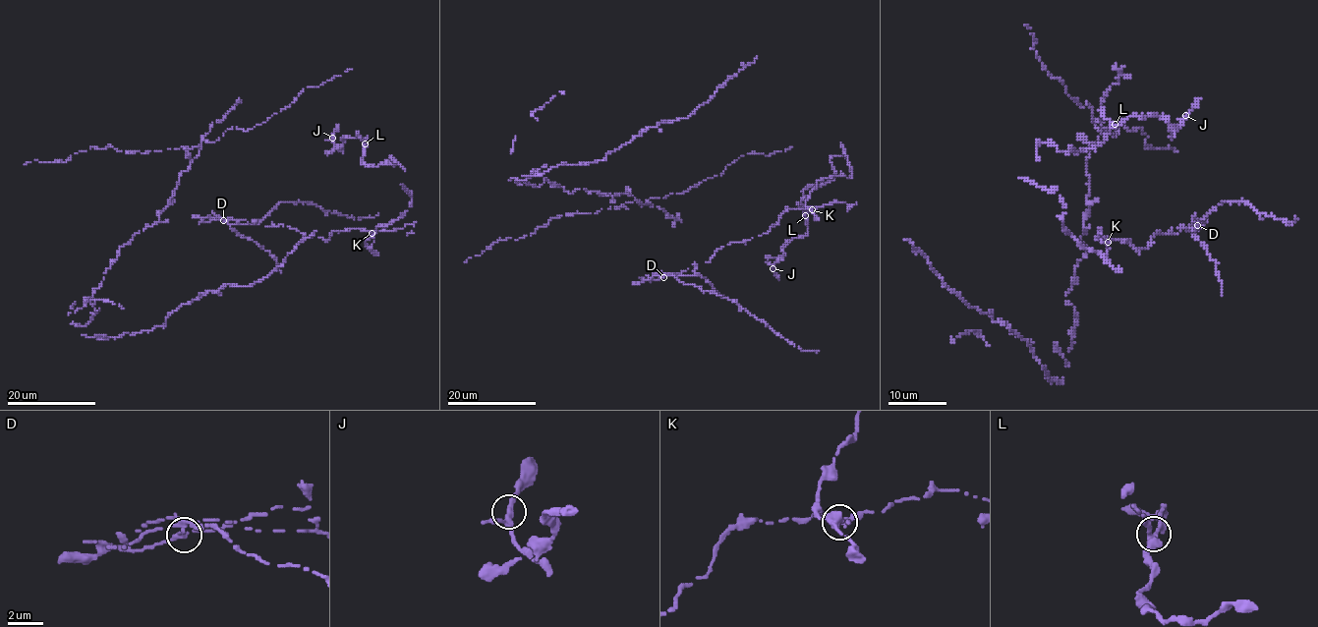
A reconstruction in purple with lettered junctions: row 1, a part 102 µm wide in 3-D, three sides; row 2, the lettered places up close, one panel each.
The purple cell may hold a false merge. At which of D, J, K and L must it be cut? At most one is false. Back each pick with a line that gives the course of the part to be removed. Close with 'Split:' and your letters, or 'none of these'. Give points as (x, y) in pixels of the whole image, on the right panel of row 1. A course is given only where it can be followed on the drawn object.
Split: D

